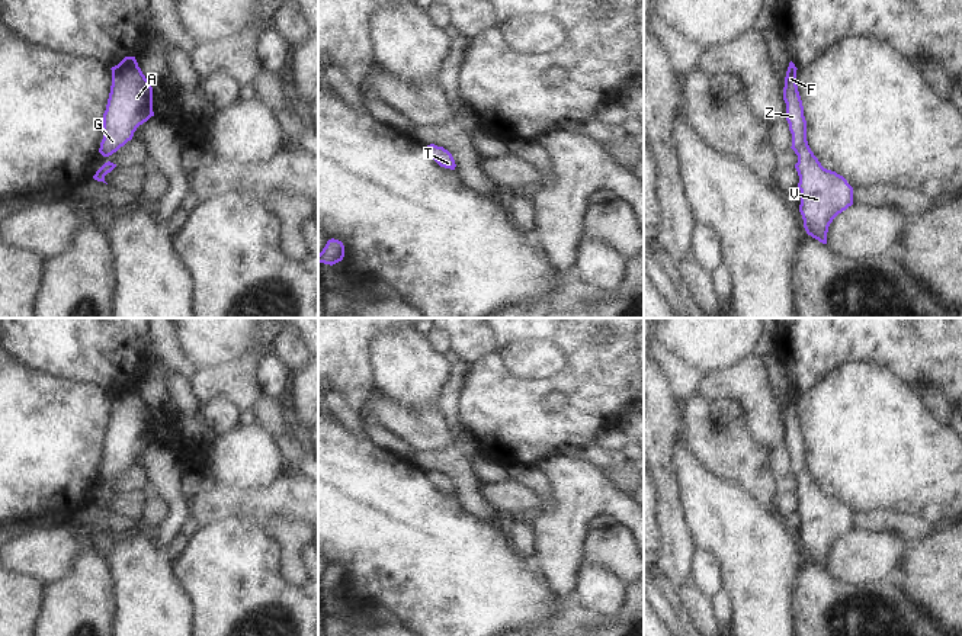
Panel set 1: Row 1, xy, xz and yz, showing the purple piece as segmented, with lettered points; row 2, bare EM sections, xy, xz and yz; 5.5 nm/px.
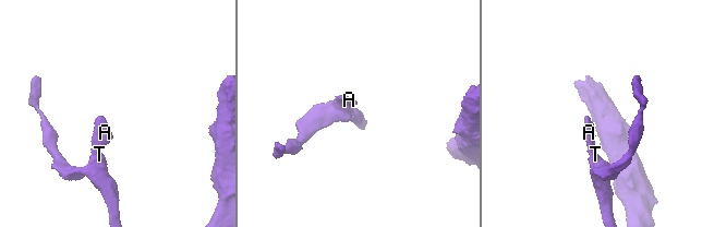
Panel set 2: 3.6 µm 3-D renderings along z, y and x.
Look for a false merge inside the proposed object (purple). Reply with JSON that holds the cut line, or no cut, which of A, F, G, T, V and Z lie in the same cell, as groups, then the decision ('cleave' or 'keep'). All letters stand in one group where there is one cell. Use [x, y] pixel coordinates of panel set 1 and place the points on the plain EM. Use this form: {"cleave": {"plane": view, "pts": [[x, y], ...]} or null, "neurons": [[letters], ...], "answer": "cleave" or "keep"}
{"cleave": null, "neurons": [["A", "F", "G", "T", "V", "Z"]], "answer": "keep"}

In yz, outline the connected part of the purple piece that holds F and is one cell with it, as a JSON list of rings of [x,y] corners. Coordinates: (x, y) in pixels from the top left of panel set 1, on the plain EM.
[[[791,386],[783,412],[786,446],[792,459],[792,475],[798,481],[795,494],[801,515],[799,537],[808,560],[827,569],[827,558],[833,545],[853,530],[853,513],[836,497],[821,491],[807,466],[807,446],[796,411],[796,392]]]

